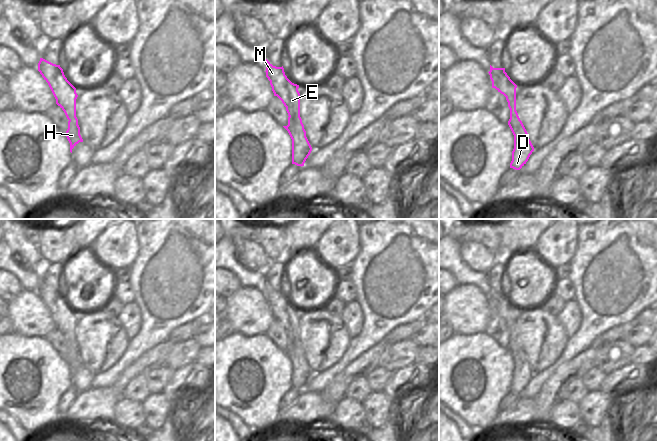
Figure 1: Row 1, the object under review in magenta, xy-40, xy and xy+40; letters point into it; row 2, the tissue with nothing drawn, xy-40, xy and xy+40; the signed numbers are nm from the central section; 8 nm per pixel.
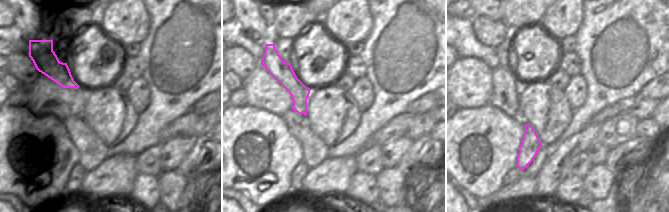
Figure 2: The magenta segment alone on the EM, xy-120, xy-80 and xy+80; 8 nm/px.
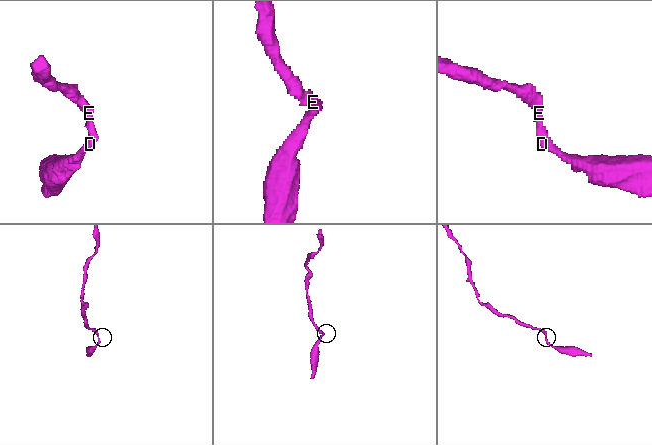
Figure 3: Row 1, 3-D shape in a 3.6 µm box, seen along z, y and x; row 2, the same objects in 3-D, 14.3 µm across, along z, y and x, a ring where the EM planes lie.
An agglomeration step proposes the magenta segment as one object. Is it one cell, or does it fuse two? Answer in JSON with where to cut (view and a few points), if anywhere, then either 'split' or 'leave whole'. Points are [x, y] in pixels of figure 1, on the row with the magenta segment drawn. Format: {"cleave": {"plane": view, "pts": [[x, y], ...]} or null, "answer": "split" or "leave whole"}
{"cleave": null, "answer": "leave whole"}

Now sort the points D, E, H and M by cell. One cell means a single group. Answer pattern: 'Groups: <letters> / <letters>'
Groups: D E H M.

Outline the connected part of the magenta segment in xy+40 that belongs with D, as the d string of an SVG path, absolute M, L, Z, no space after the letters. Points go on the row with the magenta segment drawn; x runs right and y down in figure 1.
M490 65L488 72L492 81L492 88L506 97L510 109L508 125L514 135L514 149L510 168L520 170L528 161L534 151L534 147L528 137L528 133L516 111L516 88L517 85L505 72L505 68L493 68Z

